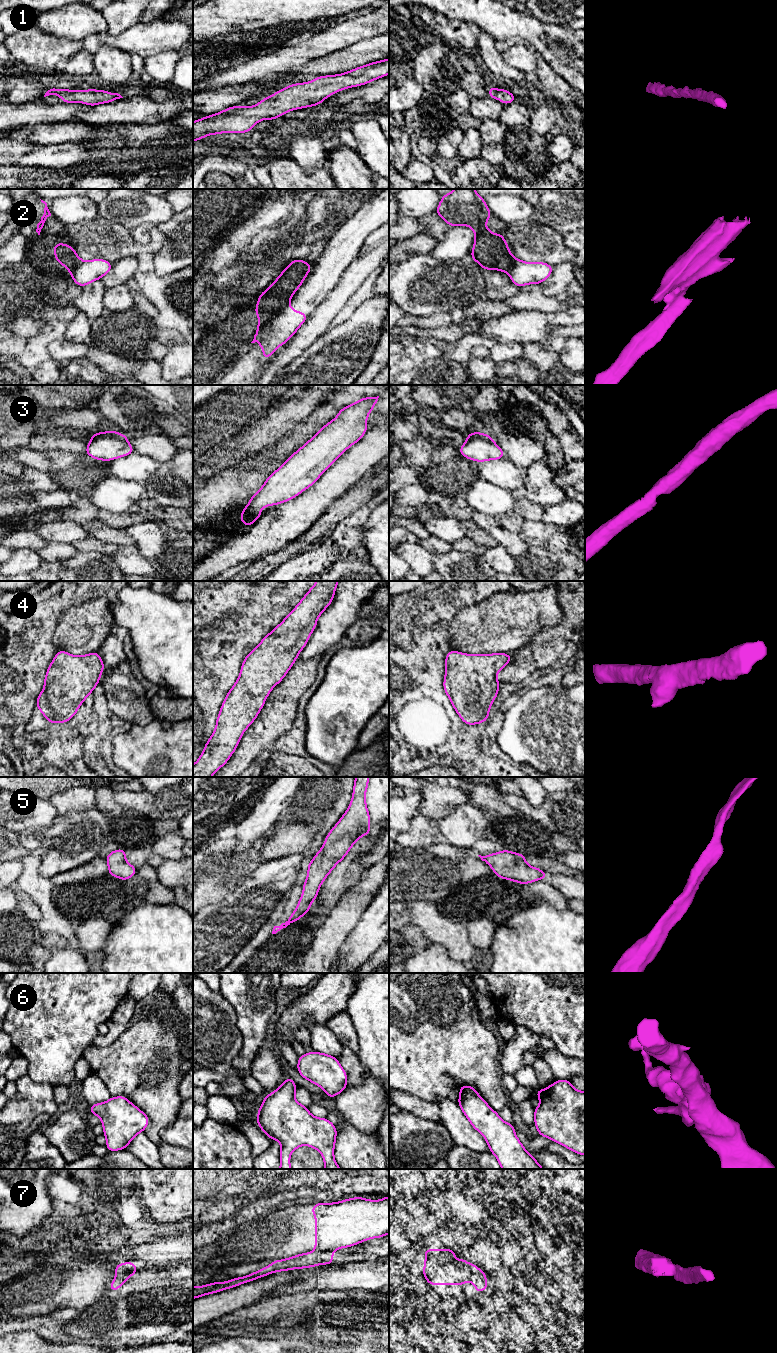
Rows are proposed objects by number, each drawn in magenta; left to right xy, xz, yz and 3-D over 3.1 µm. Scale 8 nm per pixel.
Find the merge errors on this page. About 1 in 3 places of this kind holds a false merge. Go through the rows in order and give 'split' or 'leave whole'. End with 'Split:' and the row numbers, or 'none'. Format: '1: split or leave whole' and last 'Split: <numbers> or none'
1: leave whole
2: split
3: leave whole
4: leave whole
5: leave whole
6: leave whole
7: split
Split: 2, 7

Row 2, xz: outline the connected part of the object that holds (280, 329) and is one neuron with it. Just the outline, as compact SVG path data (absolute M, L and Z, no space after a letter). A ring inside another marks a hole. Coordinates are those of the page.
M287 304L269 321L263 332L254 335L251 343L258 342L261 345L263 359L267 360L278 347L285 344L297 332L307 318L304 312L296 312Z

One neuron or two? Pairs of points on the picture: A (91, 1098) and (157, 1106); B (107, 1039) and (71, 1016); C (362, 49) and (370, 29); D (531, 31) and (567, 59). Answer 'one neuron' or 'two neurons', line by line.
A: two neurons
B: two neurons
C: two neurons
D: one neuron

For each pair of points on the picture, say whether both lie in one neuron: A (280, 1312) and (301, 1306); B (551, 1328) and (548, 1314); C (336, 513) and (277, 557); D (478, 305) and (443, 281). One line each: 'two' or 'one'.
A: one
B: two
C: one
D: two

